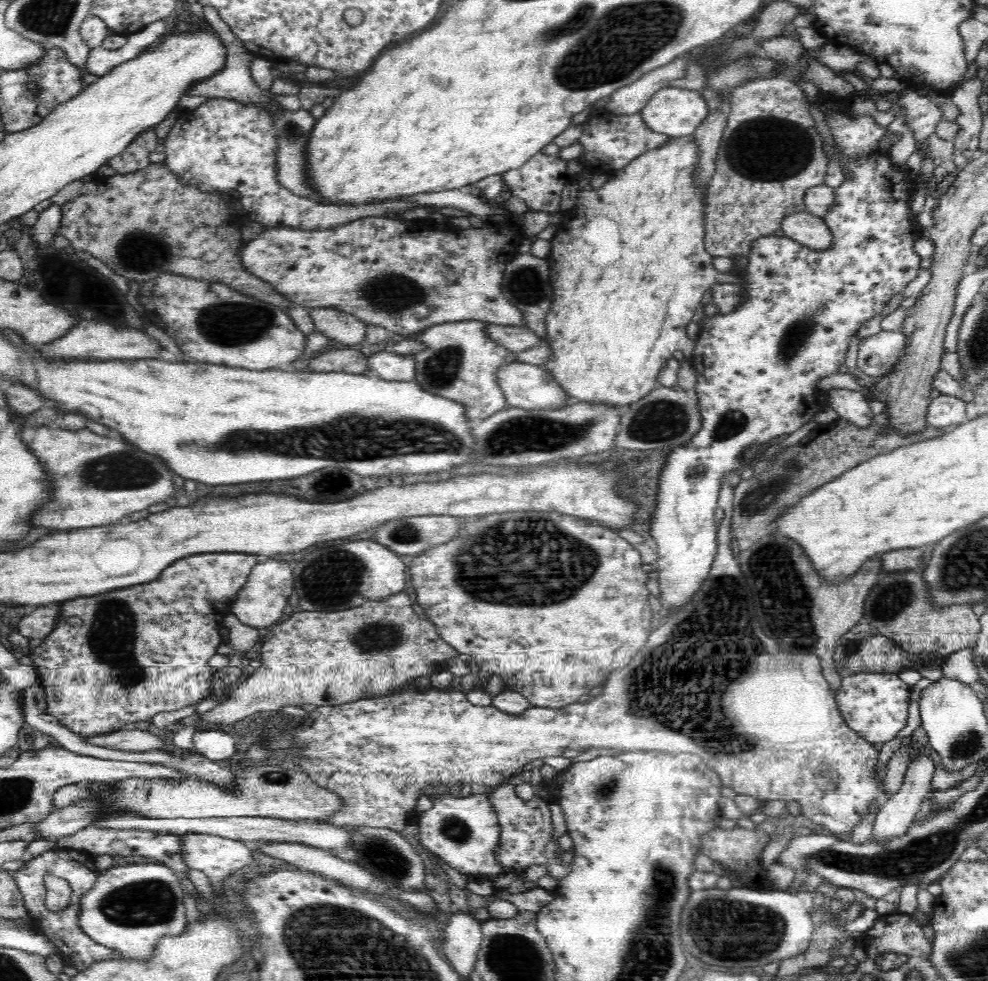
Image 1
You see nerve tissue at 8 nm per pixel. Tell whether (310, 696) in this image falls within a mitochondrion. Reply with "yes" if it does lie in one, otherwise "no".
no

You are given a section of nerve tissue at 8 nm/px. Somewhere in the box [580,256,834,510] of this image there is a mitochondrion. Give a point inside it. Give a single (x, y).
(662, 419)

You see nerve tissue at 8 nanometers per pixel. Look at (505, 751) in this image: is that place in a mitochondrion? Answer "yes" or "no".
no

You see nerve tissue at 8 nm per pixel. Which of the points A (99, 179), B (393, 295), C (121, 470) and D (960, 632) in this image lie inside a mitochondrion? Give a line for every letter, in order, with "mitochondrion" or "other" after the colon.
A: other
B: mitochondrion
C: mitochondrion
D: other

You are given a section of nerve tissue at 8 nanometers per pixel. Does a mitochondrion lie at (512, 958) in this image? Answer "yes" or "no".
yes

